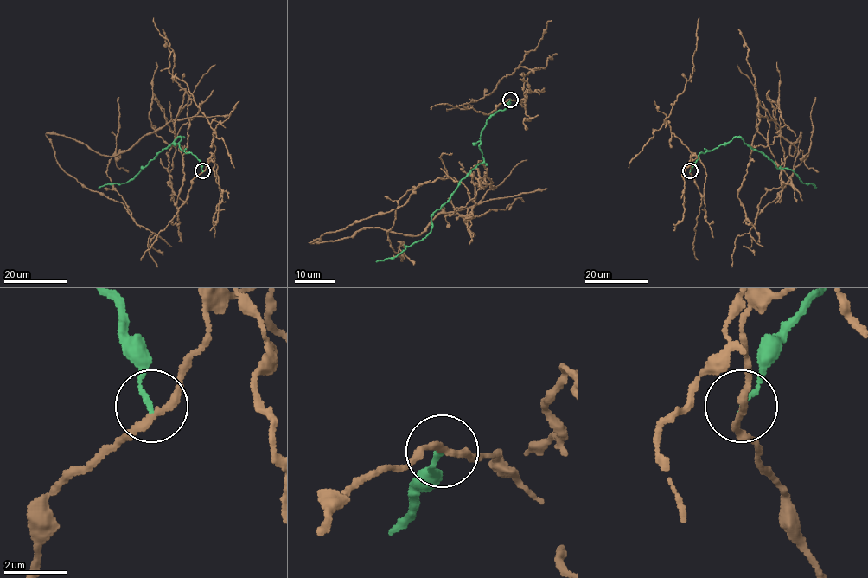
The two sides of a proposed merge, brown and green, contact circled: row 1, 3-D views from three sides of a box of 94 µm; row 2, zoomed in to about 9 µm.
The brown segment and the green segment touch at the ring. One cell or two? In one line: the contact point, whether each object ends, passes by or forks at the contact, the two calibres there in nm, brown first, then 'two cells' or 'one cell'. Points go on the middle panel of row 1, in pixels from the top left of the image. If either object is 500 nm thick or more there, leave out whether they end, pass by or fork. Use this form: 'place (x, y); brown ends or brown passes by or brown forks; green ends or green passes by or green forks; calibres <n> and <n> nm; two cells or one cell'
place (510, 99); brown passes by; green ends; calibres 220 and 150 nm; two cells

